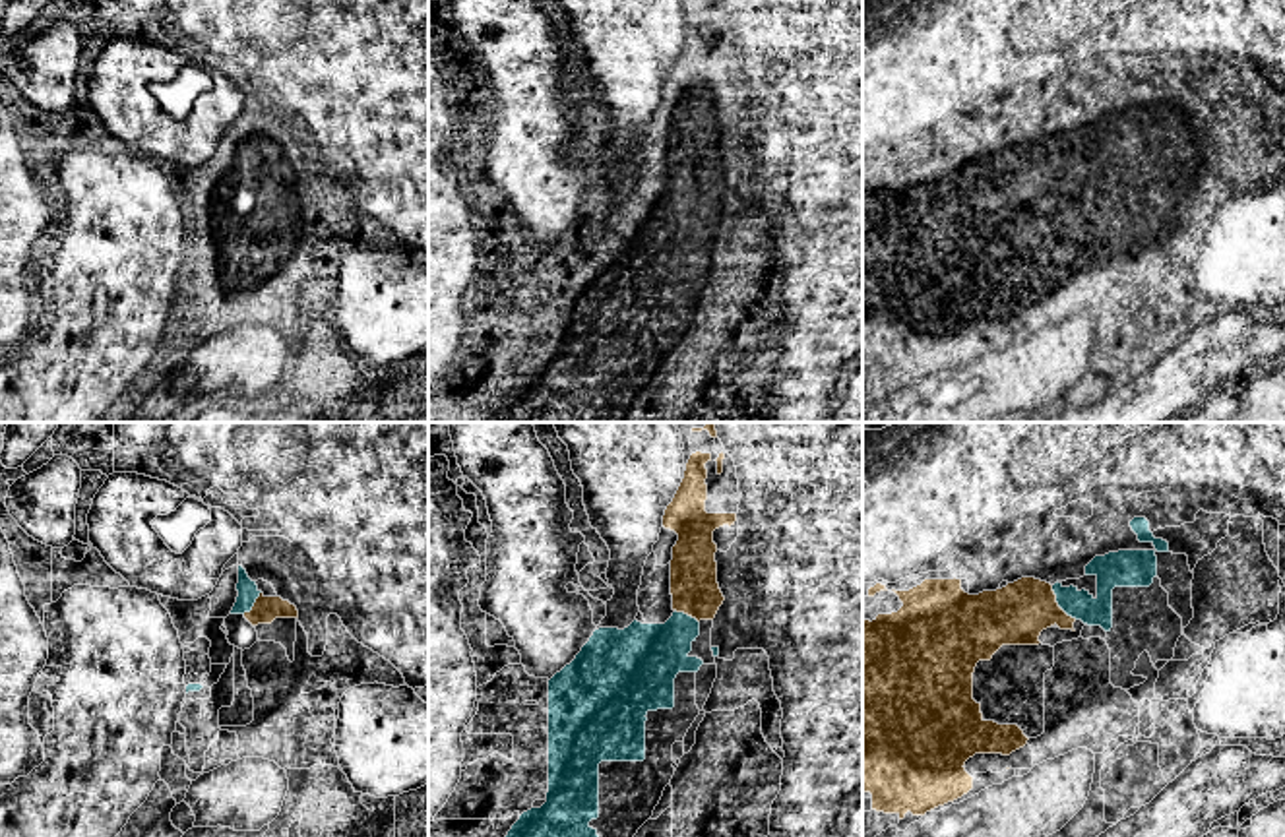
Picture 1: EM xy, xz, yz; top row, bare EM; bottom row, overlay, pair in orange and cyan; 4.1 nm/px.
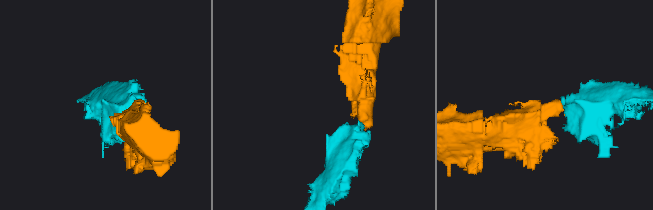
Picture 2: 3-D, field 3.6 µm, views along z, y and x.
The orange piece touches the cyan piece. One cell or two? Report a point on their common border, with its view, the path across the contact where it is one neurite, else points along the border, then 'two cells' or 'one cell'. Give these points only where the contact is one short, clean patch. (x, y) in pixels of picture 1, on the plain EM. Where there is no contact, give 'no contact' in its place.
yz (1057, 171) | across yz (1016, 181), (1030, 171), (1057, 171), (1080, 171) | one cell

